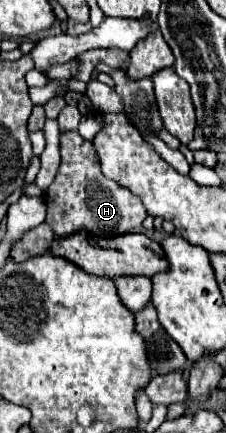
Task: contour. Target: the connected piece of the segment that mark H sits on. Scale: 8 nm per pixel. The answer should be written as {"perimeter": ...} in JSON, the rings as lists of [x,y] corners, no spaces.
{"perimeter":[[[77,131],[61,135],[61,167],[55,181],[49,185],[47,203],[47,223],[57,237],[73,235],[75,231],[87,231],[99,239],[119,237],[141,227],[147,211],[129,189],[101,175],[97,153],[91,141],[85,141]]]}

